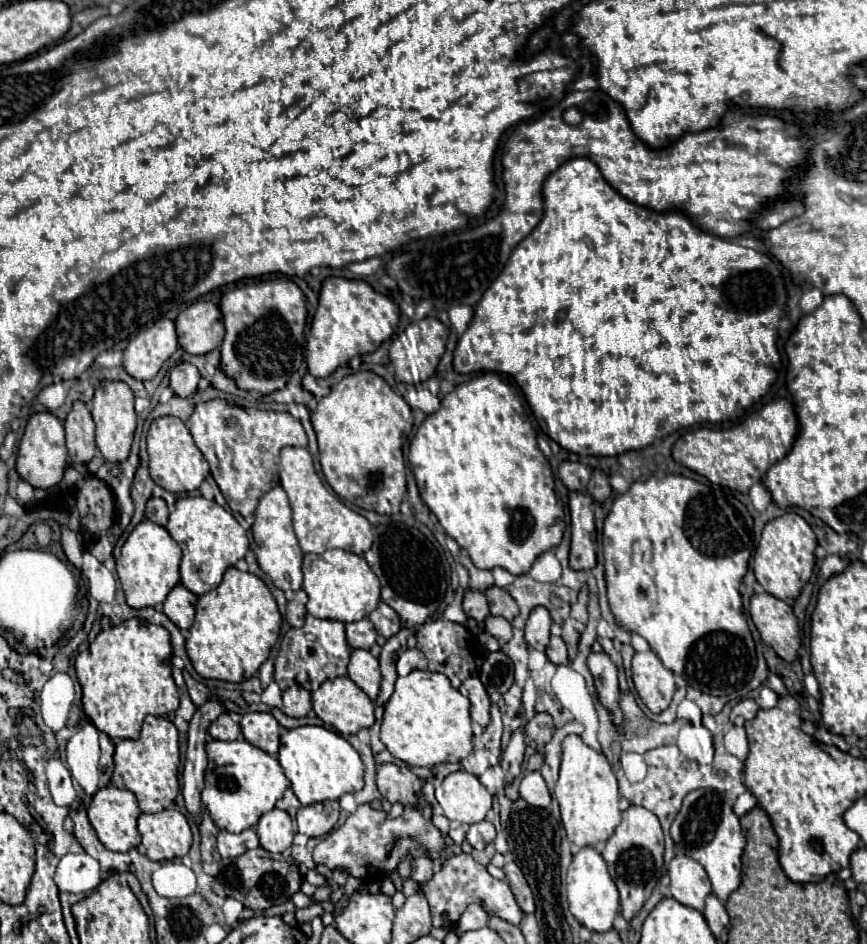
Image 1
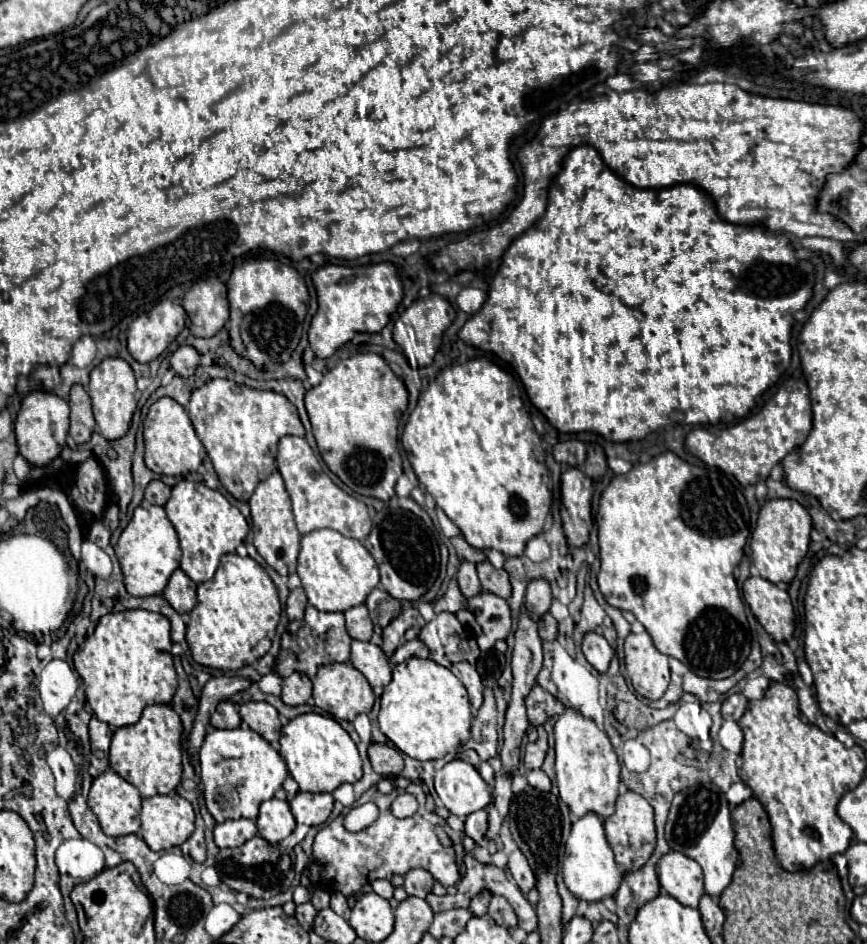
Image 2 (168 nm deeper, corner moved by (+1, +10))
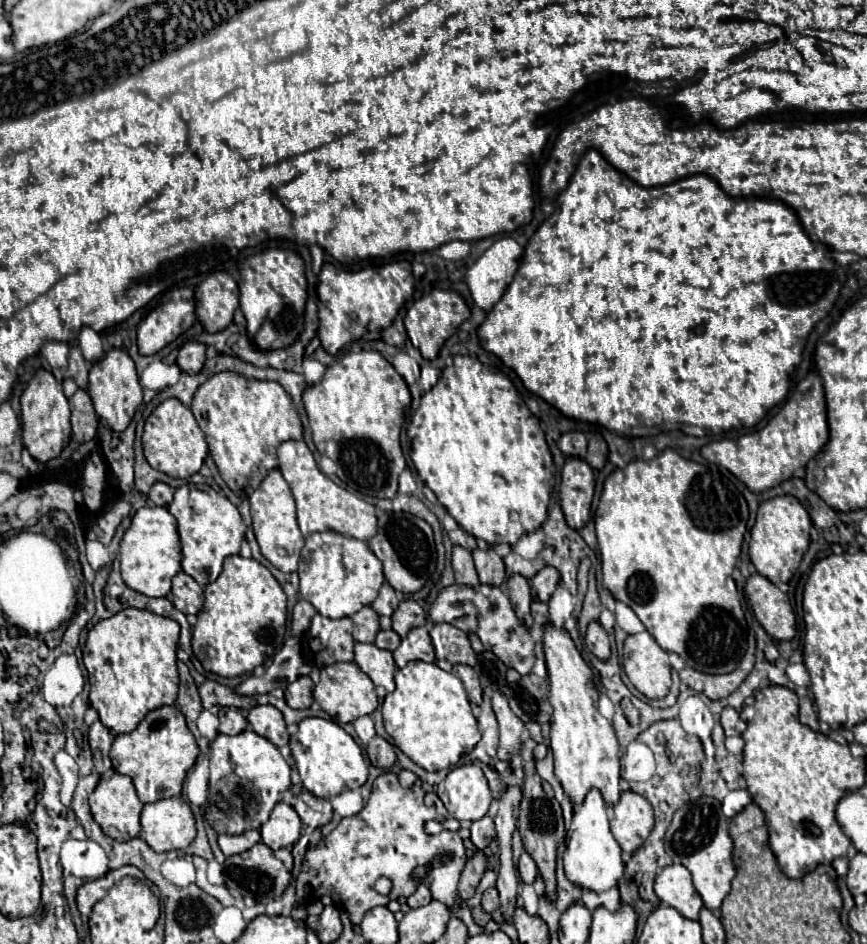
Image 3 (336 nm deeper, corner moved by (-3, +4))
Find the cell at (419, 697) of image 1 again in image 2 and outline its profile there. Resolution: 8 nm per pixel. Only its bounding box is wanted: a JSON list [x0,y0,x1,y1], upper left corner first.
[379,657,471,761]

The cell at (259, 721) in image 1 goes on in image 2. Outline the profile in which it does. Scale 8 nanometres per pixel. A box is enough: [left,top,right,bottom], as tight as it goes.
[241,701,281,743]

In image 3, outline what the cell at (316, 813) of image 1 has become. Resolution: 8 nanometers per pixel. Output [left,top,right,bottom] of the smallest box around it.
[295,789,333,829]

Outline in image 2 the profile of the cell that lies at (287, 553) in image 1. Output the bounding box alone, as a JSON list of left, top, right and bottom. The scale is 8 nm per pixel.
[249,471,299,575]

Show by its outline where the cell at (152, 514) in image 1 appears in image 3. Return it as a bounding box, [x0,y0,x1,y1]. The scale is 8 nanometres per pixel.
[149,483,173,507]

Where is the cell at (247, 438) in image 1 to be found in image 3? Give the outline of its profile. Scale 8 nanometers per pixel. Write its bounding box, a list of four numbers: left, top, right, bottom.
[191,371,303,497]

